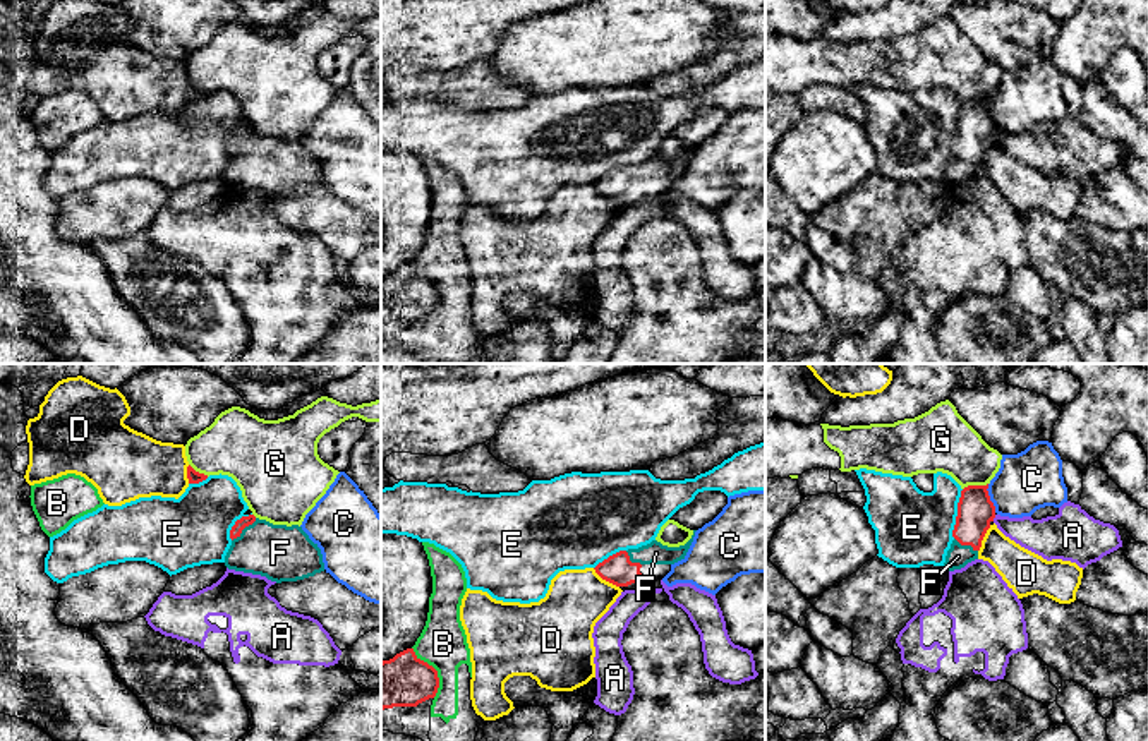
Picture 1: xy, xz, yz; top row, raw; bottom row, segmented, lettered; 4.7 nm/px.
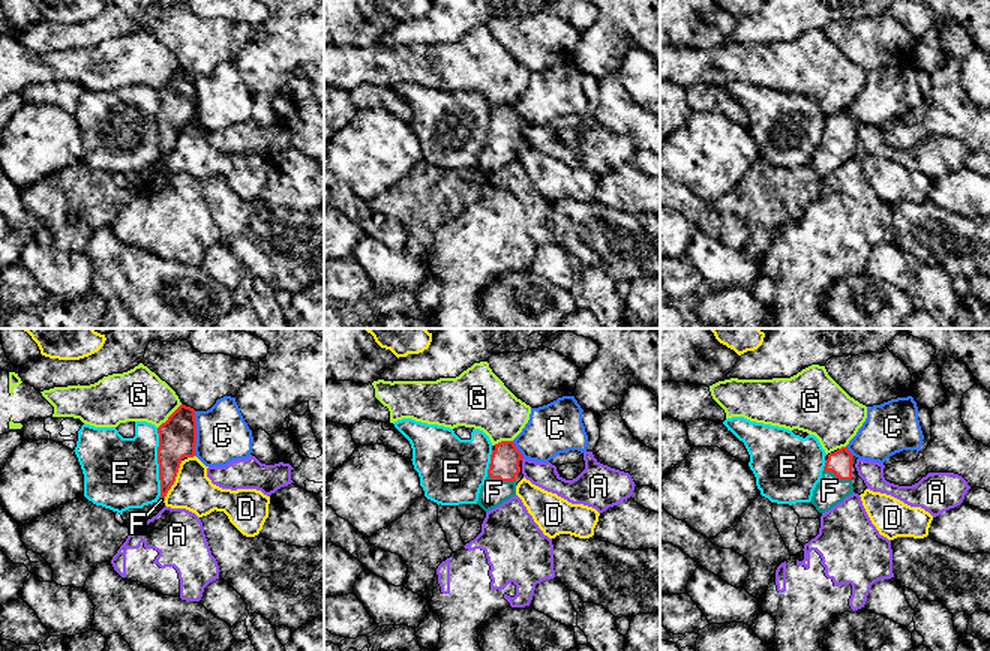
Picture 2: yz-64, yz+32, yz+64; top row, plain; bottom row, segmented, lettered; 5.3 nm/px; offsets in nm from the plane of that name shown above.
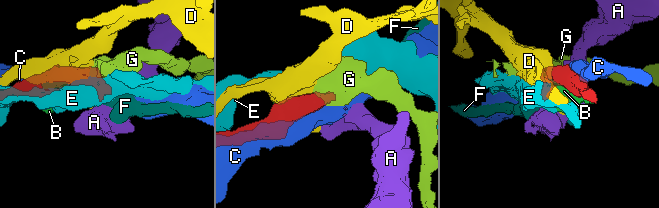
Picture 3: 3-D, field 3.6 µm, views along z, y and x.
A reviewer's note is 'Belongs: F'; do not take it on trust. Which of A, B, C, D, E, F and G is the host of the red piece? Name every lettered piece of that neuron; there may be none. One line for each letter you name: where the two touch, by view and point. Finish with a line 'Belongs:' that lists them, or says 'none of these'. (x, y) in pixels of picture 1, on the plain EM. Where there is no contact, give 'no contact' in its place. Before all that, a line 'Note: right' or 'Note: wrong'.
Note: right
F: contact xy (244, 143)
Belongs: F

